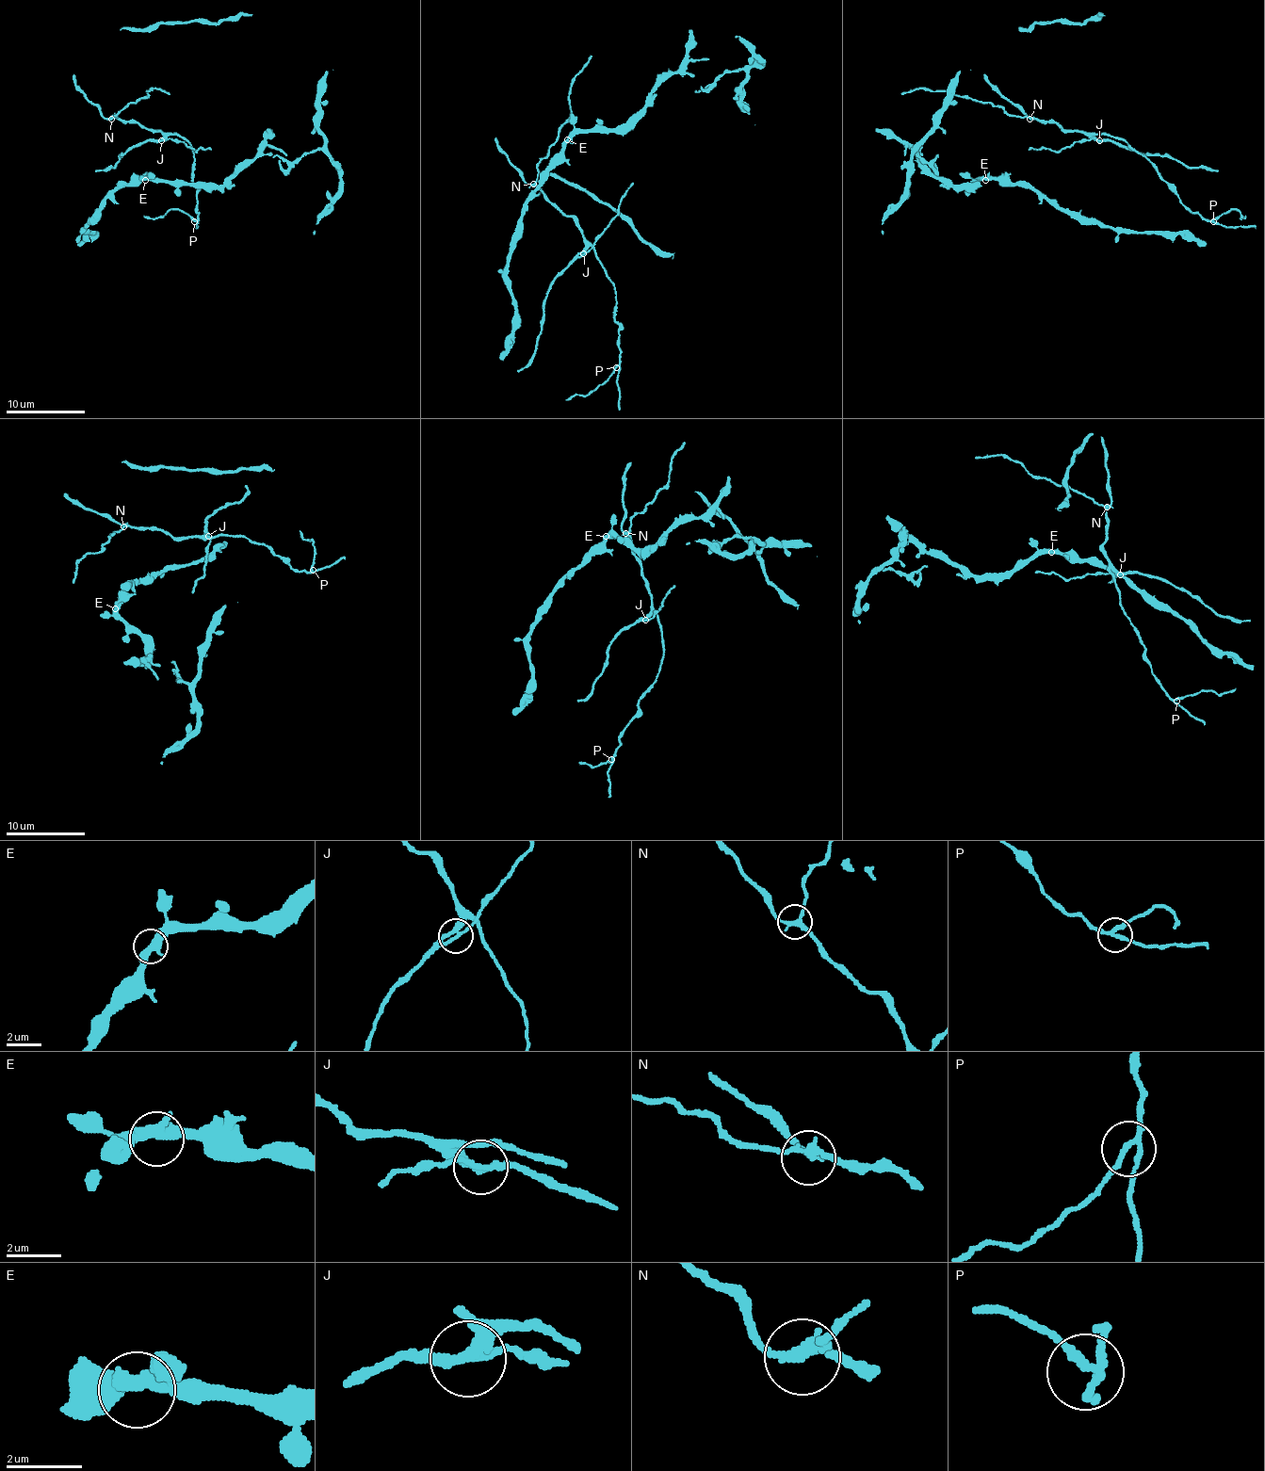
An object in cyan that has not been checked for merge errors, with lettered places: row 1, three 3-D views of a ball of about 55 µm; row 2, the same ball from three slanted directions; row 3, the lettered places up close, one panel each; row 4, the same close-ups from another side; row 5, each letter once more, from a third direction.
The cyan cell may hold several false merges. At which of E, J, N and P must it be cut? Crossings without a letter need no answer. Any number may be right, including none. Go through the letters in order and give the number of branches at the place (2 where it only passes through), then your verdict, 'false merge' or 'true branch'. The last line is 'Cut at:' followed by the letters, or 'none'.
E: 3 | true branch
J: 3 | false merge
N: 3 | false merge
P: 3 | true branch
Cut at: J, N

